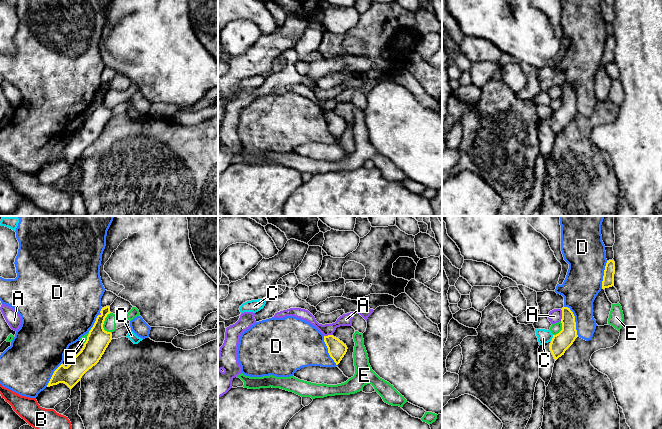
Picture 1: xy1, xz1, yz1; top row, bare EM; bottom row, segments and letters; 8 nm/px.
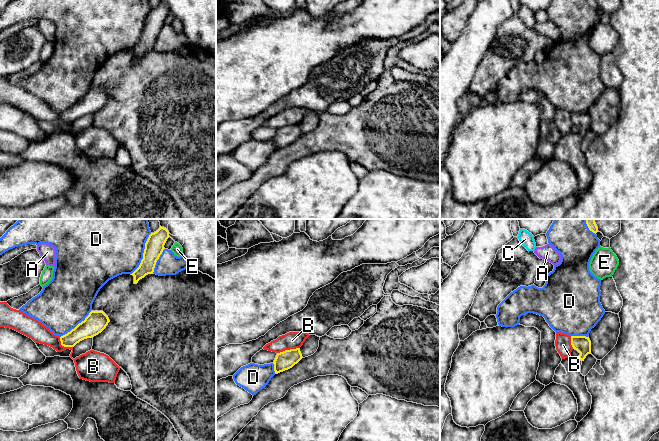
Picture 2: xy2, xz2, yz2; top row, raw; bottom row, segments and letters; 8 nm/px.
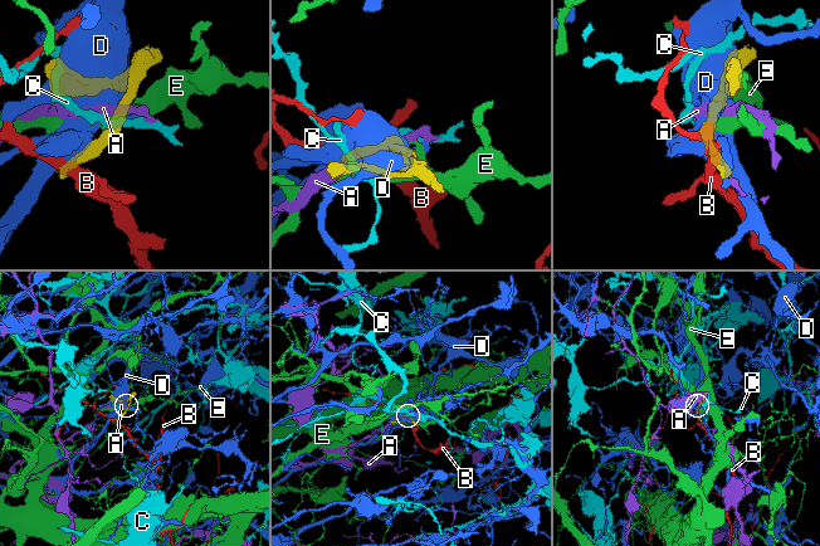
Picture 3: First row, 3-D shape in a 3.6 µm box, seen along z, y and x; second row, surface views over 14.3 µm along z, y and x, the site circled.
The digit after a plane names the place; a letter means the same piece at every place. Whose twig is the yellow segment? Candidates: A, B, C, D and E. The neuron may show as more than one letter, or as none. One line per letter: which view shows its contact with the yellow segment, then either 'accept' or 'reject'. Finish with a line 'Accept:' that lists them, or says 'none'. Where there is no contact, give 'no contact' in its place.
A: meets yellow in yz1; reject
B: meets yellow in xz2; reject
C: meets yellow in yz1; reject
D: meets yellow in xy2; reject
E: meets yellow in xy1; reject
Accept: none

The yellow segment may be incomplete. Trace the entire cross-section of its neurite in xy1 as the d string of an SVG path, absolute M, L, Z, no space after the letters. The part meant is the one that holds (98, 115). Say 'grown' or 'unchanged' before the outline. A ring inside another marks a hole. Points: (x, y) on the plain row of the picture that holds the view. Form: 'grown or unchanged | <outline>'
unchanged | M110 82L102 84L100 89L89 107L81 127L73 133L67 143L61 140L54 147L47 163L64 159L72 165L81 156L82 152L99 138L112 116L112 109L105 107L103 104L105 94L111 89Z

